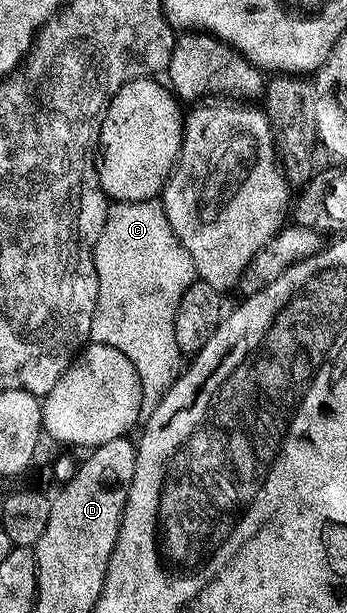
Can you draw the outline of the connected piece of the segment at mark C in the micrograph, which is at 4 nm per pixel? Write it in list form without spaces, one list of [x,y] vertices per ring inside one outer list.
[[[155,197],[131,203],[114,201],[107,206],[104,229],[94,246],[94,264],[98,300],[96,313],[92,317],[90,339],[120,350],[135,367],[141,391],[139,420],[145,421],[152,417],[164,393],[168,393],[184,370],[184,356],[176,345],[176,309],[180,305],[180,297],[184,297],[186,290],[196,281],[192,257],[188,257],[188,249],[180,245],[172,225],[168,225],[168,213],[164,213],[161,198]]]

